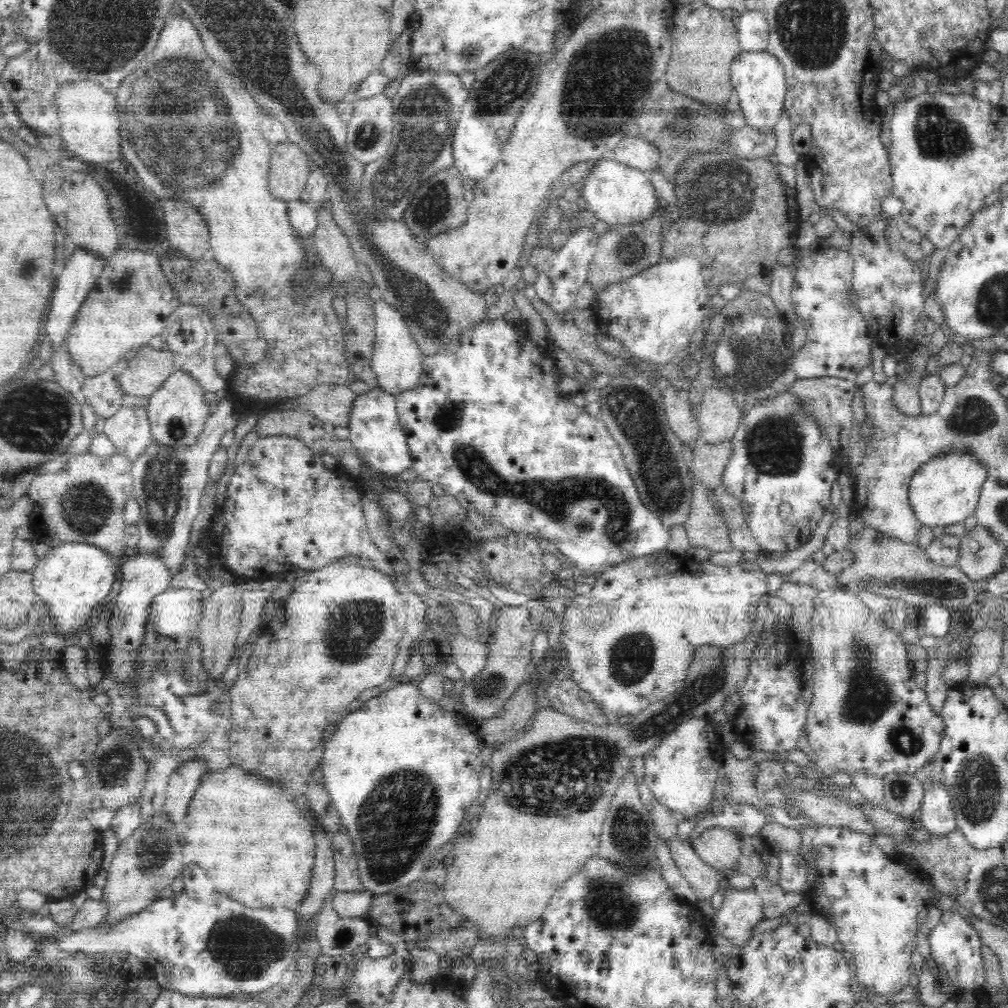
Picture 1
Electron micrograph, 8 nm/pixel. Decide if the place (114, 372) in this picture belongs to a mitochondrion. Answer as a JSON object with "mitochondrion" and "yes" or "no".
{"mitochondrion":"no"}

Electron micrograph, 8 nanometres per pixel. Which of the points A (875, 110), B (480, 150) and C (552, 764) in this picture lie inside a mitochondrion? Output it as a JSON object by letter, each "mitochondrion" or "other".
{"A":"other","B":"other","C":"mitochondrion"}

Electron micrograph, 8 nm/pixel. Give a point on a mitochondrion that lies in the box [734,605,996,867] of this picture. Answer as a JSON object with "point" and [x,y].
{"point":[869,693]}

